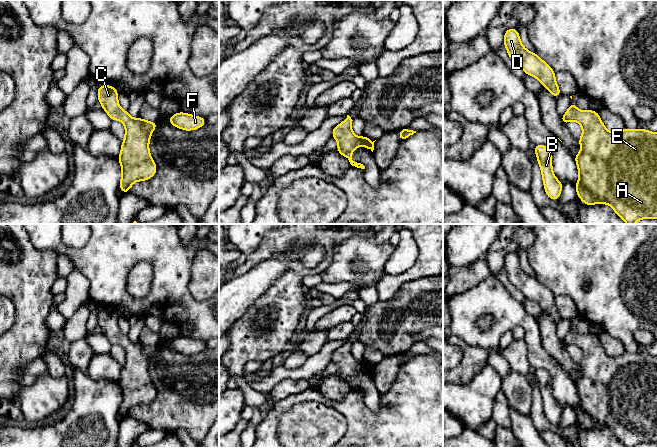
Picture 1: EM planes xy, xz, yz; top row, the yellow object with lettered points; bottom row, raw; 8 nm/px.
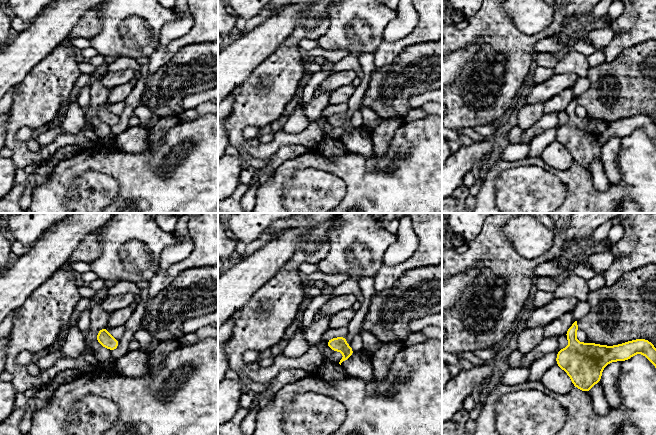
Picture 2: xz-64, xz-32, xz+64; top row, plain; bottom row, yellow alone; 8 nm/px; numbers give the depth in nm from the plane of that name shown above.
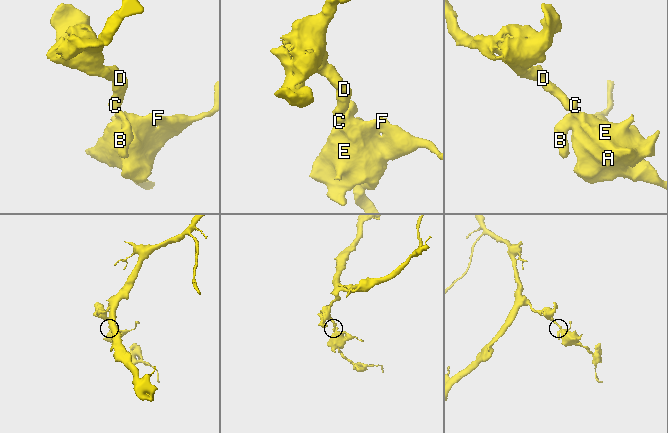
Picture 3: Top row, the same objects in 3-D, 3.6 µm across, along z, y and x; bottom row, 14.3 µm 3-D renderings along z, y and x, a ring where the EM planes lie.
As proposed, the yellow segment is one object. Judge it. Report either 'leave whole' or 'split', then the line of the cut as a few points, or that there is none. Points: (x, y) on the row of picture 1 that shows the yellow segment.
leave whole; cut none

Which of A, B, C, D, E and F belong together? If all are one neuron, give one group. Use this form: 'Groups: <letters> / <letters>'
Groups: A B C D E F

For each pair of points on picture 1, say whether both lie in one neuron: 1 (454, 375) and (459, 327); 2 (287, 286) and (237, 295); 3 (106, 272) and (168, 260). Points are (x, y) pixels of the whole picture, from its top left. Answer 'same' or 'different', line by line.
1: different
2: different
3: same

